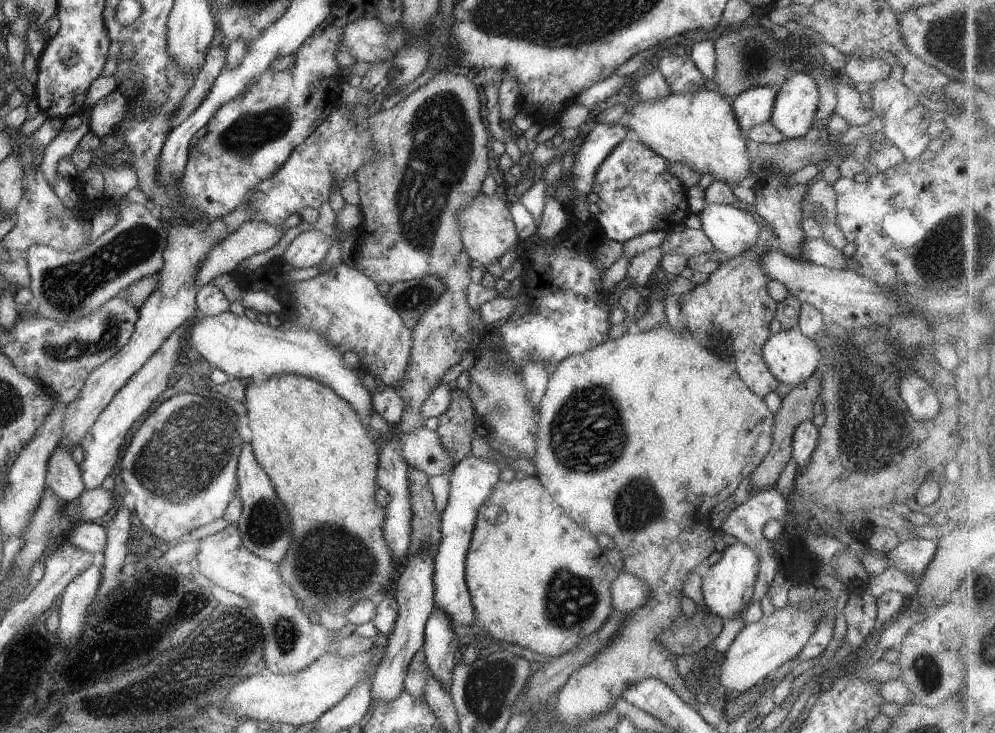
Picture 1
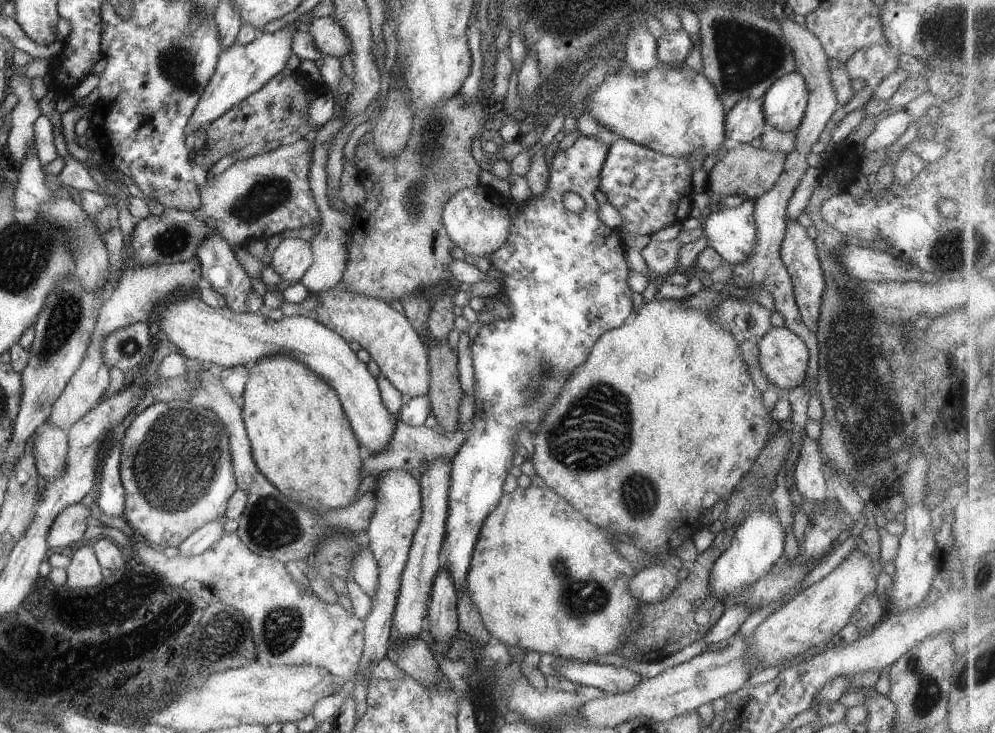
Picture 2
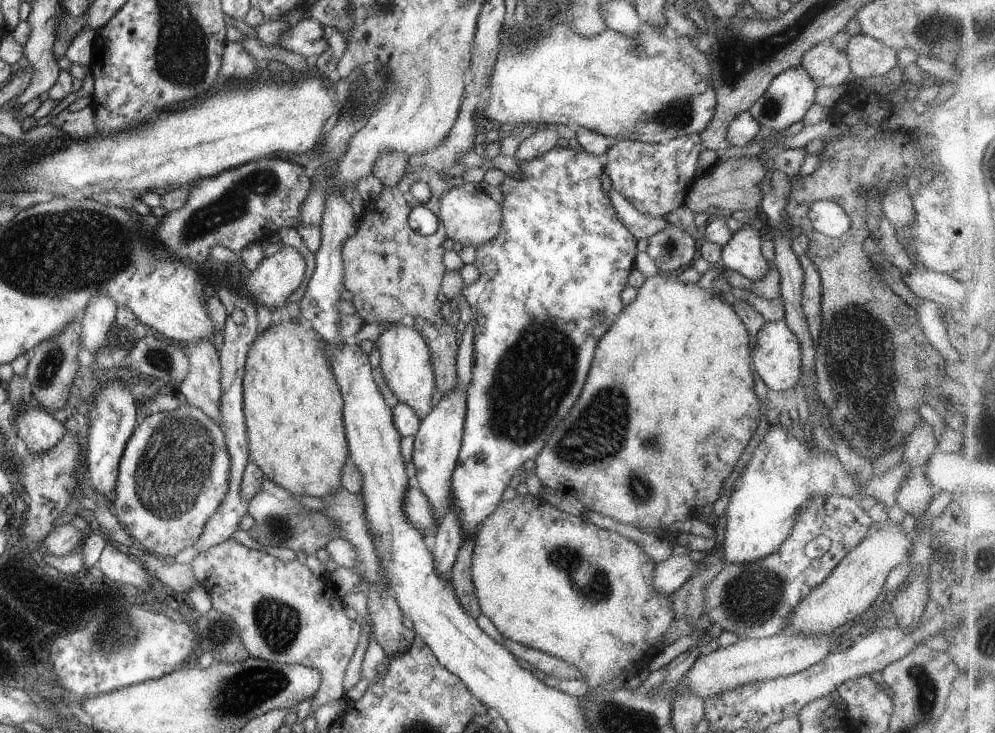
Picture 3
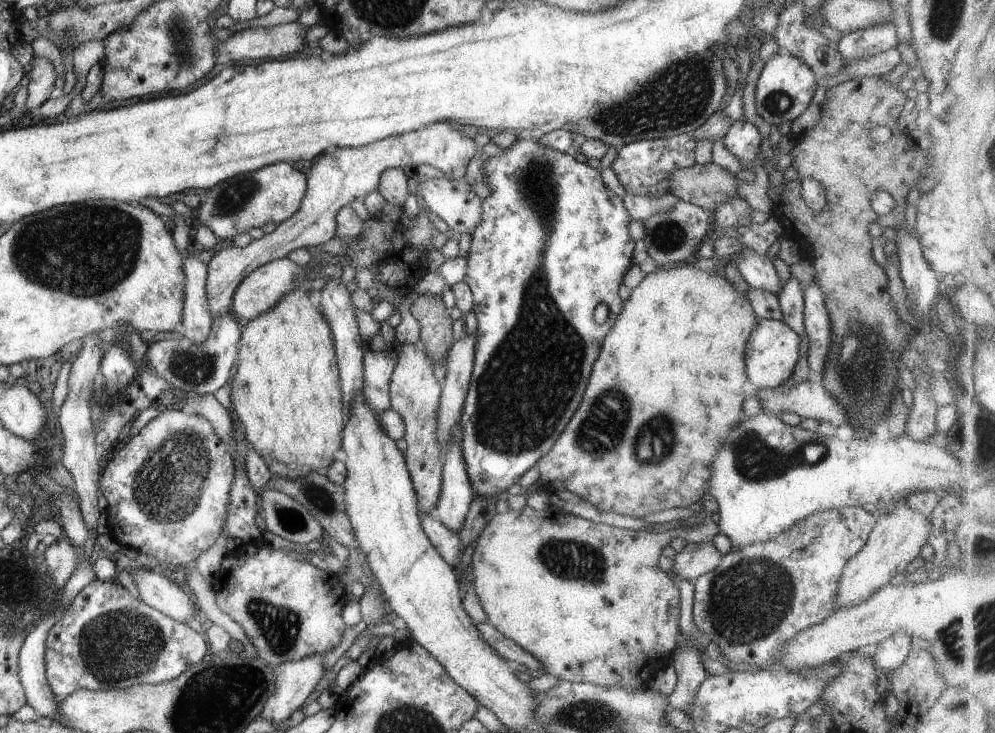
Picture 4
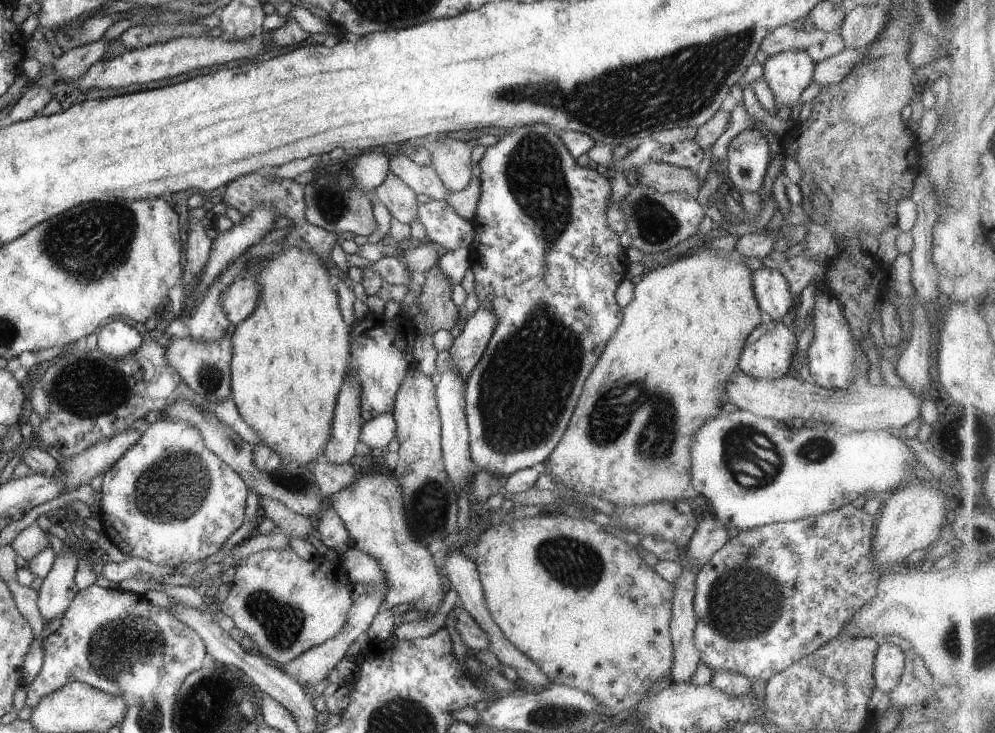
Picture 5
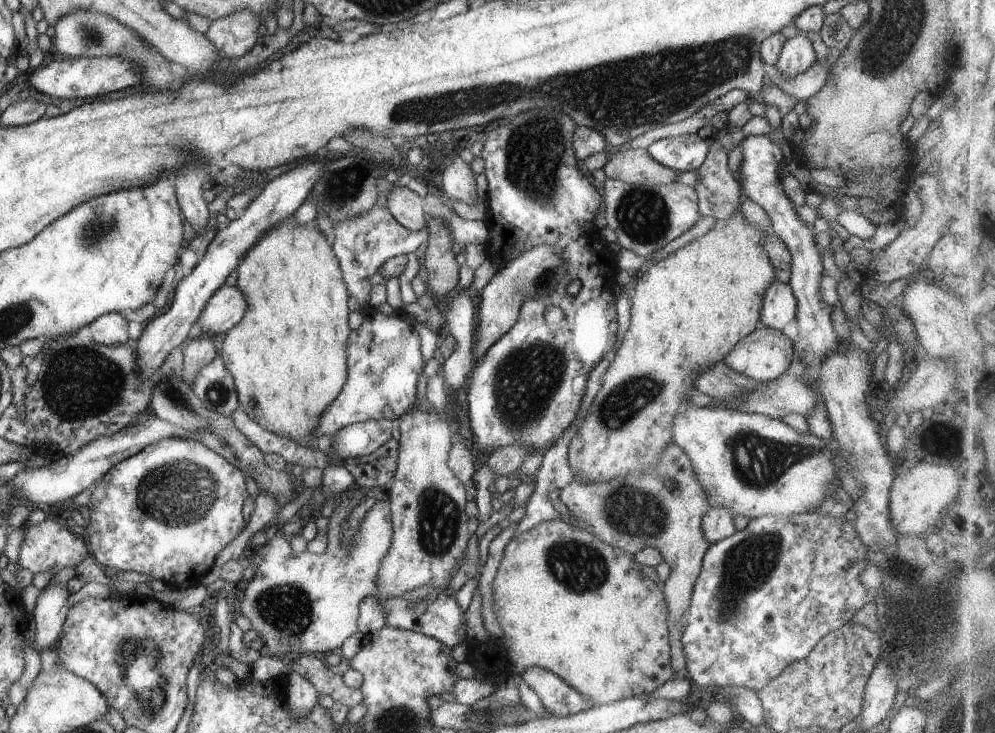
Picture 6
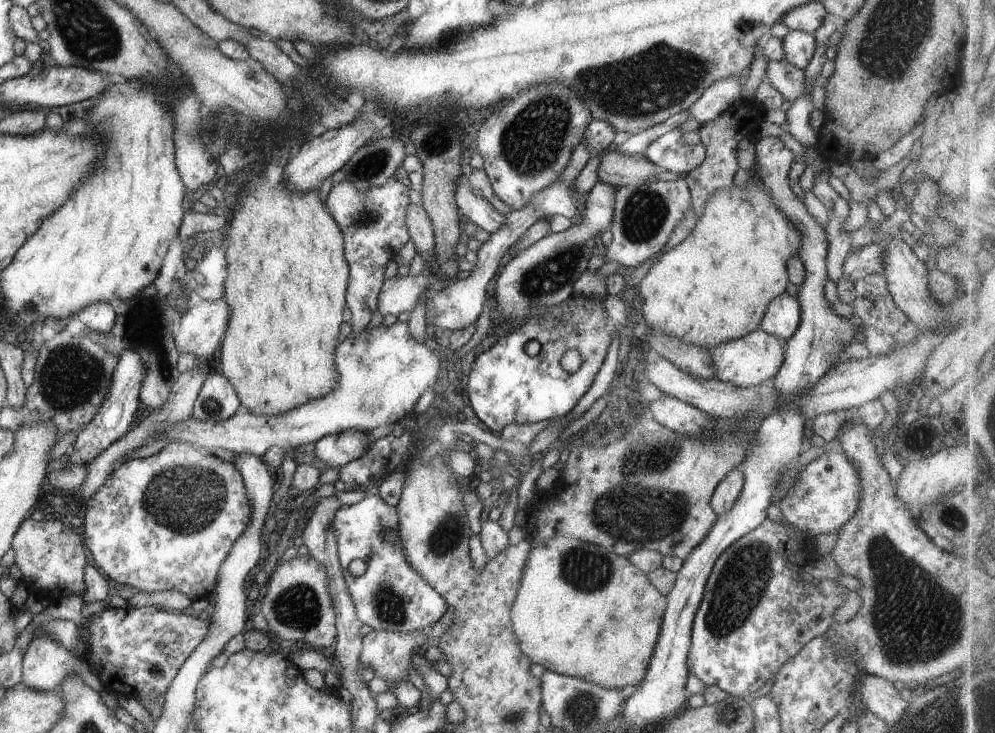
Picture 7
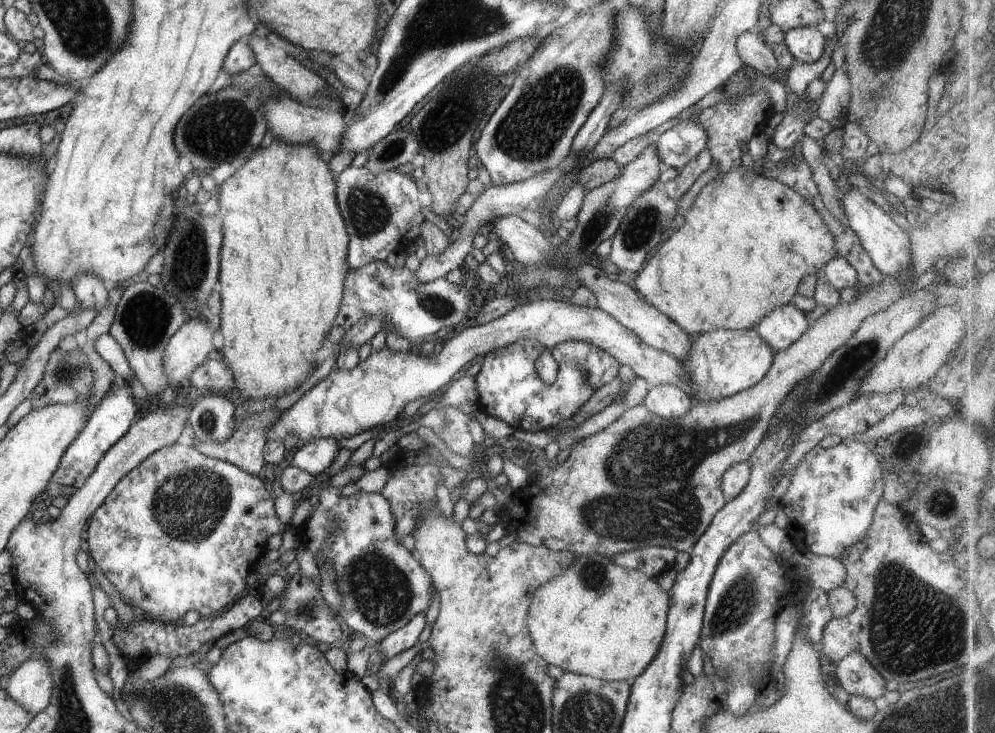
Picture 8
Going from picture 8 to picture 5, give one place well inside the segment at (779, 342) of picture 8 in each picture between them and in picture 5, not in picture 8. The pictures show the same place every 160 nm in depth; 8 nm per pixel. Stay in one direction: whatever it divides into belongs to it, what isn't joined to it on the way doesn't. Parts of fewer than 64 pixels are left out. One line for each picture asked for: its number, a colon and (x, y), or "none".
5: (772, 291)
6: (779, 307)
7: (781, 318)

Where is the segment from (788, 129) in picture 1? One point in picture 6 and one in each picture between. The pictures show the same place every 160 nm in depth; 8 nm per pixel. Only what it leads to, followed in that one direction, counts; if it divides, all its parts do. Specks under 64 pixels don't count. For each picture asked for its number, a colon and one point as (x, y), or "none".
2: (784, 103)
3: (789, 96)
4: (785, 87)
5: (789, 73)
6: (796, 56)

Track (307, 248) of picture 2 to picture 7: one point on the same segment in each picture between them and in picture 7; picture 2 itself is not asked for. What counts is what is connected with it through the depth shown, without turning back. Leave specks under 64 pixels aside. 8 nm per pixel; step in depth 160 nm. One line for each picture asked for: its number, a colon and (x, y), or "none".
3: (278, 276)
4: (261, 290)
5: (240, 299)
6: (227, 306)
7: (201, 329)

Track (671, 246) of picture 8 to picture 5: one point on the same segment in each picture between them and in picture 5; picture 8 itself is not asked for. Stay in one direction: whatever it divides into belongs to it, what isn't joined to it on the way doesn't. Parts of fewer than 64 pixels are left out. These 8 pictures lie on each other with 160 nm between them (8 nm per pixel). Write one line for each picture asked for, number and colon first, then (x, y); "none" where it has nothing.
5: (663, 374)
6: (690, 309)
7: (714, 287)

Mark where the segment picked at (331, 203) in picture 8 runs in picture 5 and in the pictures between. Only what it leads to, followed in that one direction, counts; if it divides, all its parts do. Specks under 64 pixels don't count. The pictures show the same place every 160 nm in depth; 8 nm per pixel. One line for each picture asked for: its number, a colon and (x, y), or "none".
5: (290, 357)
6: (288, 355)
7: (287, 279)

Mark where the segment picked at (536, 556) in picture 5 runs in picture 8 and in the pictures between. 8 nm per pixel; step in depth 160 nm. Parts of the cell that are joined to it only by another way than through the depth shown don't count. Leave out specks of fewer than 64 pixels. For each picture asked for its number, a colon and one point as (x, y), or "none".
6: (567, 602)
7: (608, 636)
8: (597, 618)

